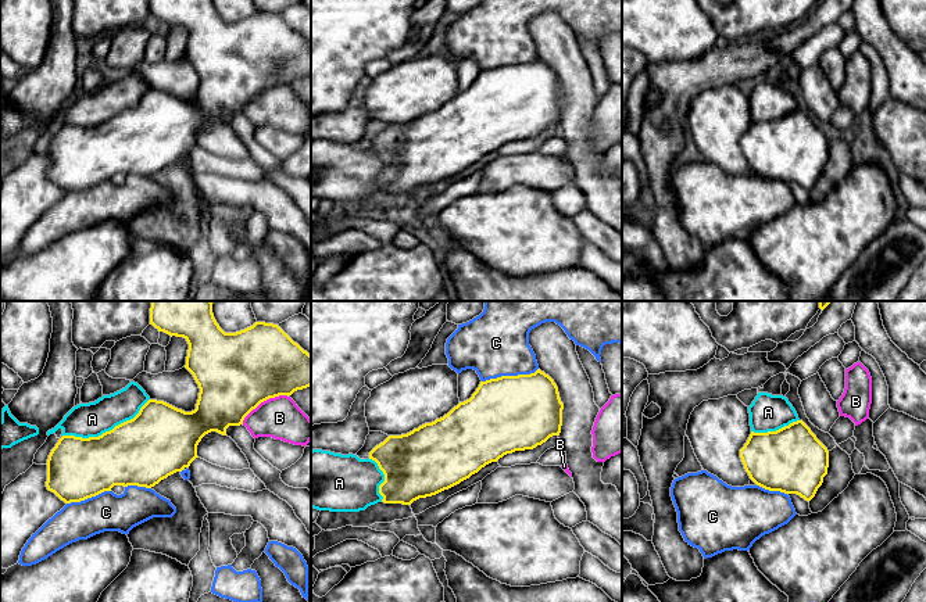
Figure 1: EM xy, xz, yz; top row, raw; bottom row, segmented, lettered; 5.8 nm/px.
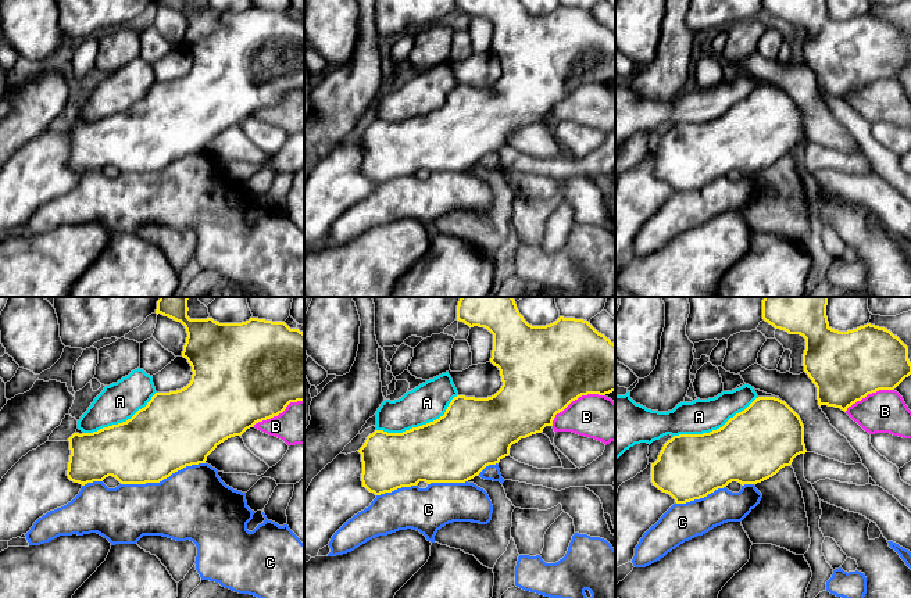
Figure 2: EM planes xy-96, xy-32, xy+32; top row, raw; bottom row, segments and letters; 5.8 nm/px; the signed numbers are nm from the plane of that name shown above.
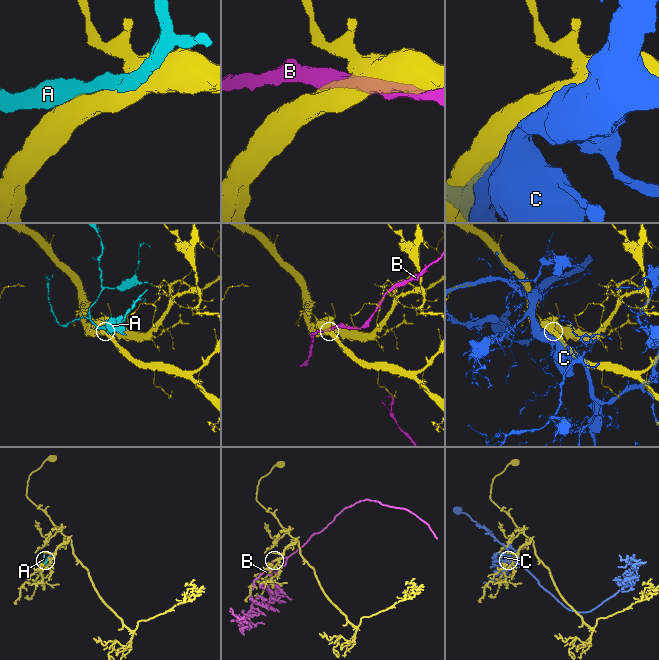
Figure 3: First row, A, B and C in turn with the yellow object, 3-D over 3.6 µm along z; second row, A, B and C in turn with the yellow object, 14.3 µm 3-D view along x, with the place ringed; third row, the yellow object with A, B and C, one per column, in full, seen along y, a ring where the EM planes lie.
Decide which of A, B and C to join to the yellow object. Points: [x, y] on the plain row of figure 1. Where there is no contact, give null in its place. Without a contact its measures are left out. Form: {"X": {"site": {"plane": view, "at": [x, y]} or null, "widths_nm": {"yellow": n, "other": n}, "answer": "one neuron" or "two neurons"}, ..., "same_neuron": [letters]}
{"A": {"site": {"plane": "xy", "at": [107, 121]}, "widths_nm": {"yellow": 400, "other": 200}, "answer": "two neurons"}, "B": {"site": {"plane": "xy", "at": [263, 90]}, "widths_nm": {"yellow": 460, "other": 240}, "answer": "two neurons"}, "C": {"site": {"plane": "xz", "at": [510, 65]}, "widths_nm": {"yellow": 440, "other": 380}, "answer": "two neurons"}, "same_neuron": []}

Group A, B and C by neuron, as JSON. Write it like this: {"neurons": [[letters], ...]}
{"neurons": [["A"], ["B"], ["C"]]}

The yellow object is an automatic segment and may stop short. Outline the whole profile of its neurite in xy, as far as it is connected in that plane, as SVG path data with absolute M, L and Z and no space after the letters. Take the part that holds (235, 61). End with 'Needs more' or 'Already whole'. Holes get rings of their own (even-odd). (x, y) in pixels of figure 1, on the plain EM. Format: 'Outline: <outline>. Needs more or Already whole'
Outline: M150 0L150 14L158 21L183 26L187 33L185 57L193 64L200 82L196 98L185 101L164 90L149 89L139 103L99 126L62 125L47 148L46 176L65 193L81 191L114 175L137 175L151 178L168 165L182 161L199 147L197 135L201 128L217 121L226 125L229 115L243 114L244 107L261 92L279 85L292 85L311 75L311 44L294 32L278 14L255 11L253 15L225 22L217 12L212 0Z. Already whole

